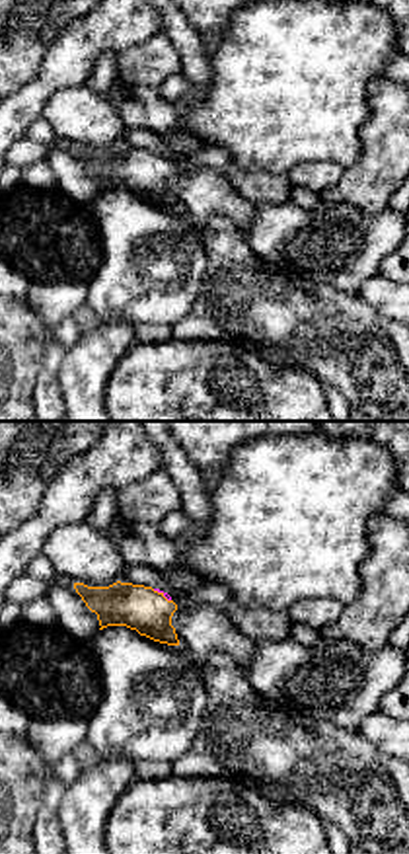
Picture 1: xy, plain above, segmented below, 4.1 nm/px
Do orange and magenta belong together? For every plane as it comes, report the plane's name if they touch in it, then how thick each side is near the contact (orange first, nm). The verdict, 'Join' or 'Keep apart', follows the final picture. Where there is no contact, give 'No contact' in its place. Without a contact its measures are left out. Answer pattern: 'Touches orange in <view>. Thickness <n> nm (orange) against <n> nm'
Touches orange in xy. Thickness 190 nm (orange) against 20 nm

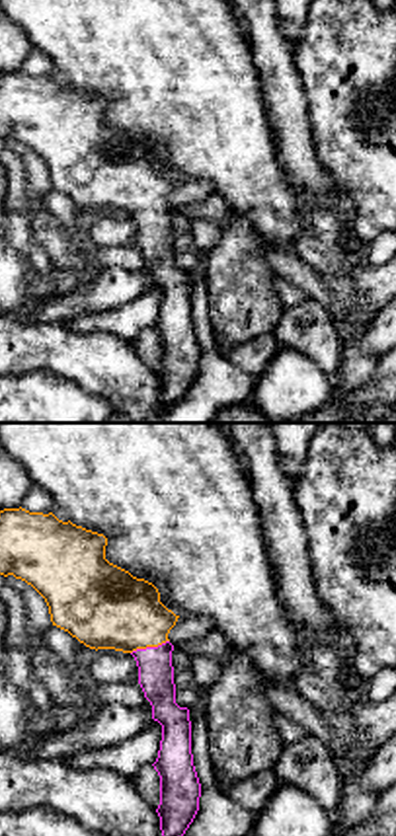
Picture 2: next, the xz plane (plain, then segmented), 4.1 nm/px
Touches orange in xz. Thickness 360 nm (orange) against 140 nm

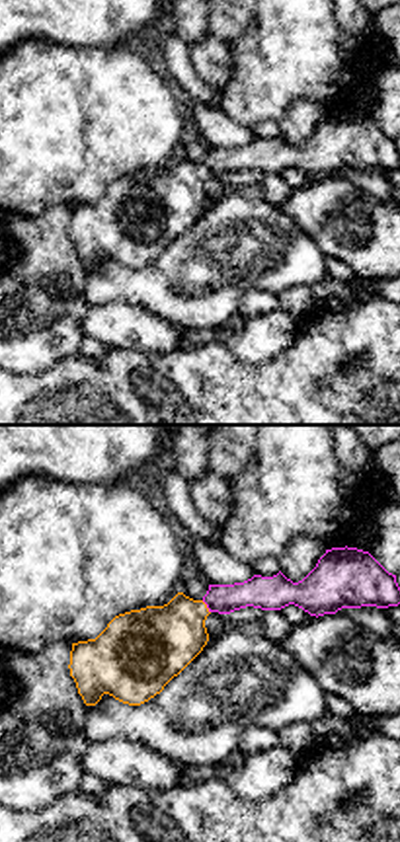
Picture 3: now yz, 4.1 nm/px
Touches orange in yz. Thickness 300 nm (orange) against 130 nm

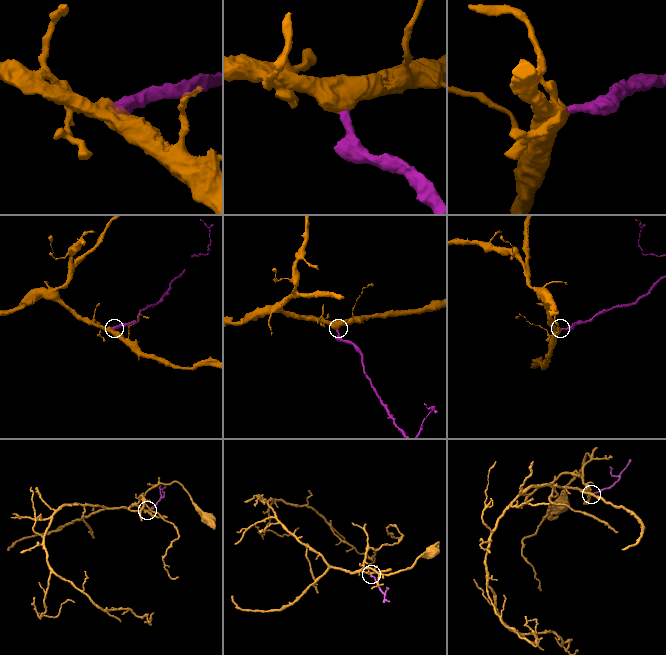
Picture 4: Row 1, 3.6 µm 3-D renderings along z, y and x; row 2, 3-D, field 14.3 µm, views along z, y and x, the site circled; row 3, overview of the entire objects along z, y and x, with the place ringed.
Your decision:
Join

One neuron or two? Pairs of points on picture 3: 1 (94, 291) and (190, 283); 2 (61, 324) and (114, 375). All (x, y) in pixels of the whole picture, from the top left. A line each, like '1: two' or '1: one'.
1: one
2: two

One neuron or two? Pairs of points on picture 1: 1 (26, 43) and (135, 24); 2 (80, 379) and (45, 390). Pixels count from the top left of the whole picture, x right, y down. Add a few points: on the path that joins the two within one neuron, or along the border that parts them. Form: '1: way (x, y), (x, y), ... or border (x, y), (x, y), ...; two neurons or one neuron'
1: border (74, 20), (51, 45), (34, 78); two neurons
2: border (67, 349), (57, 373), (63, 400); two neurons

